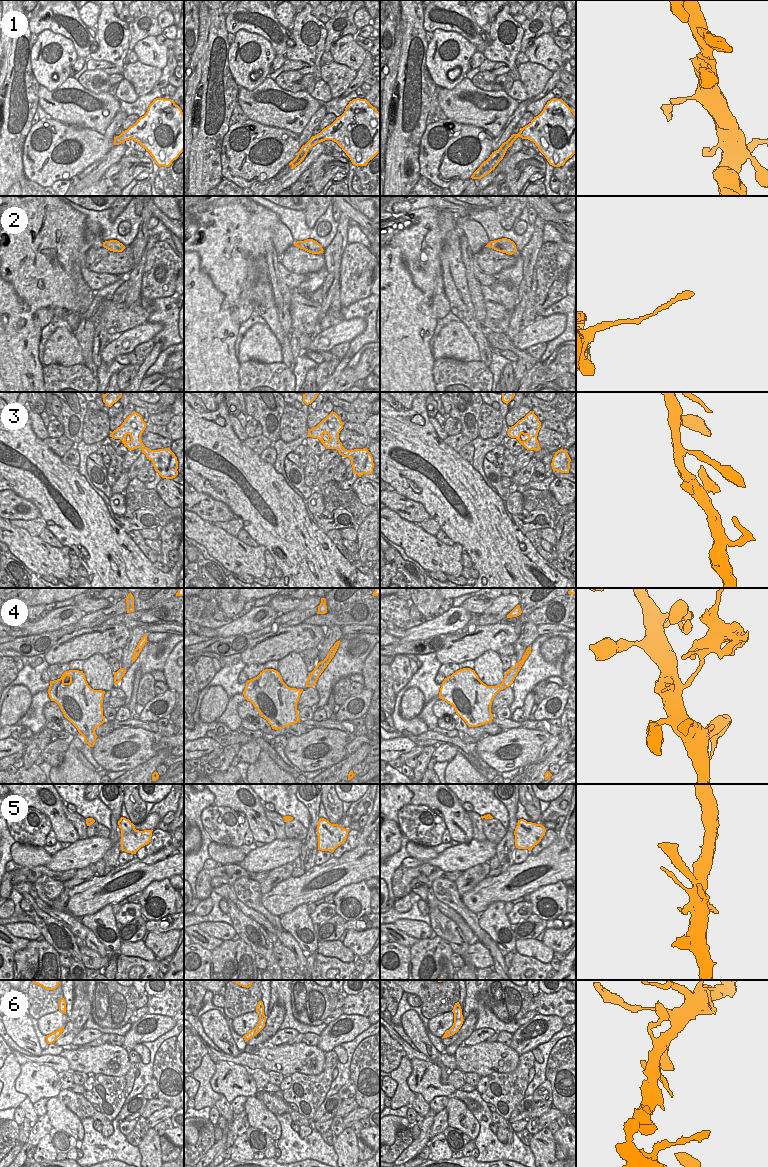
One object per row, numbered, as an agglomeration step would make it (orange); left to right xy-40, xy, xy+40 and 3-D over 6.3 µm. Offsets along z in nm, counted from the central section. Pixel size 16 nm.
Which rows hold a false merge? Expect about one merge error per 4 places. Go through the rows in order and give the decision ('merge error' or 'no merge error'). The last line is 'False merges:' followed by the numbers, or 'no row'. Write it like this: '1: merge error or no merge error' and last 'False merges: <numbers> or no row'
1: no merge error
2: merge error
3: no merge error
4: merge error
5: no merge error
6: no merge error
False merges: 2, 4

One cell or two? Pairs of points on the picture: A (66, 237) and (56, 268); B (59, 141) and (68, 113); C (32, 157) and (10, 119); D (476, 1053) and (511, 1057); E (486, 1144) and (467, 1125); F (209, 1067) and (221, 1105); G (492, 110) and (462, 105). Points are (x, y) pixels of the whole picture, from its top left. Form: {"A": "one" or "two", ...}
{"A": "one", "B": "two", "C": "two", "D": "one", "E": "two", "F": "two", "G": "one"}

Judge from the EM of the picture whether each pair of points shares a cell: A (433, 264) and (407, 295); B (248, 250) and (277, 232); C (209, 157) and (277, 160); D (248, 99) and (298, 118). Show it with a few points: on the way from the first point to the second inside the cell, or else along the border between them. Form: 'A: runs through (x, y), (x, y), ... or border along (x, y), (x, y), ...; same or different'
A: border along (404, 264), (411, 276), (412, 282), (430, 302); different
B: border along (279, 220), (272, 228), (271, 239); different
C: border along (225, 135), (221, 150), (222, 177); different
D: runs through (260, 105), (271, 105), (286, 112); same

